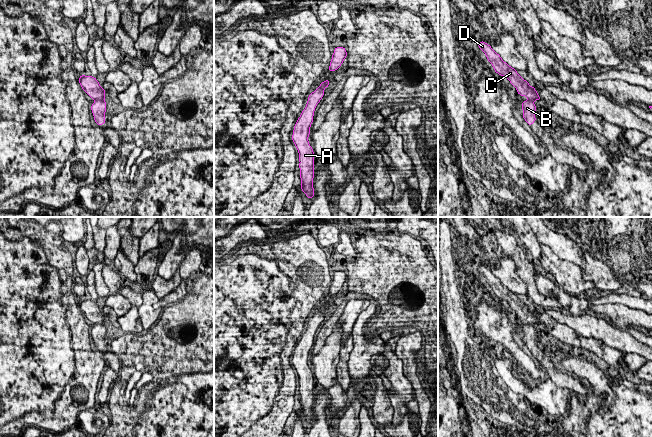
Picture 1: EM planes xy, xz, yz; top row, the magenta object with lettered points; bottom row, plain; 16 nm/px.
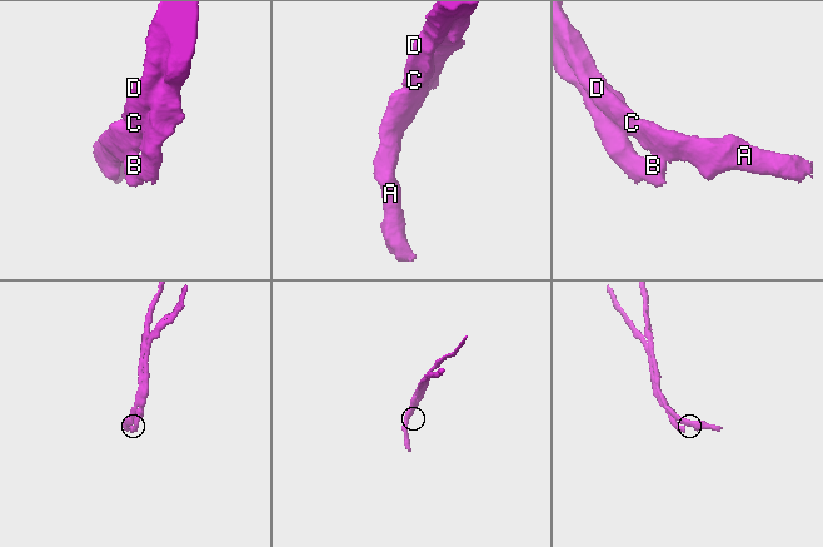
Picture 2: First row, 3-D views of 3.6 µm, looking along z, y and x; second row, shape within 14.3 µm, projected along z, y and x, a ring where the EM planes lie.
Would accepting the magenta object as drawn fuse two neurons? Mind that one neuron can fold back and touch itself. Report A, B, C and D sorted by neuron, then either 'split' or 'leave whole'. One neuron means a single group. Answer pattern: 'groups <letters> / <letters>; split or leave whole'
groups A C D / B; split

